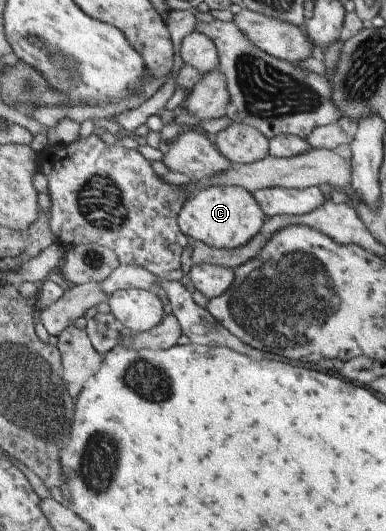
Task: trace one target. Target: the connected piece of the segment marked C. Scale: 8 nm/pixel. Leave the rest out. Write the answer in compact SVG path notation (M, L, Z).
M221 184L203 187L194 194L181 209L179 223L181 230L195 241L205 242L211 248L233 249L252 241L264 228L268 219L265 208L249 190L241 186Z

